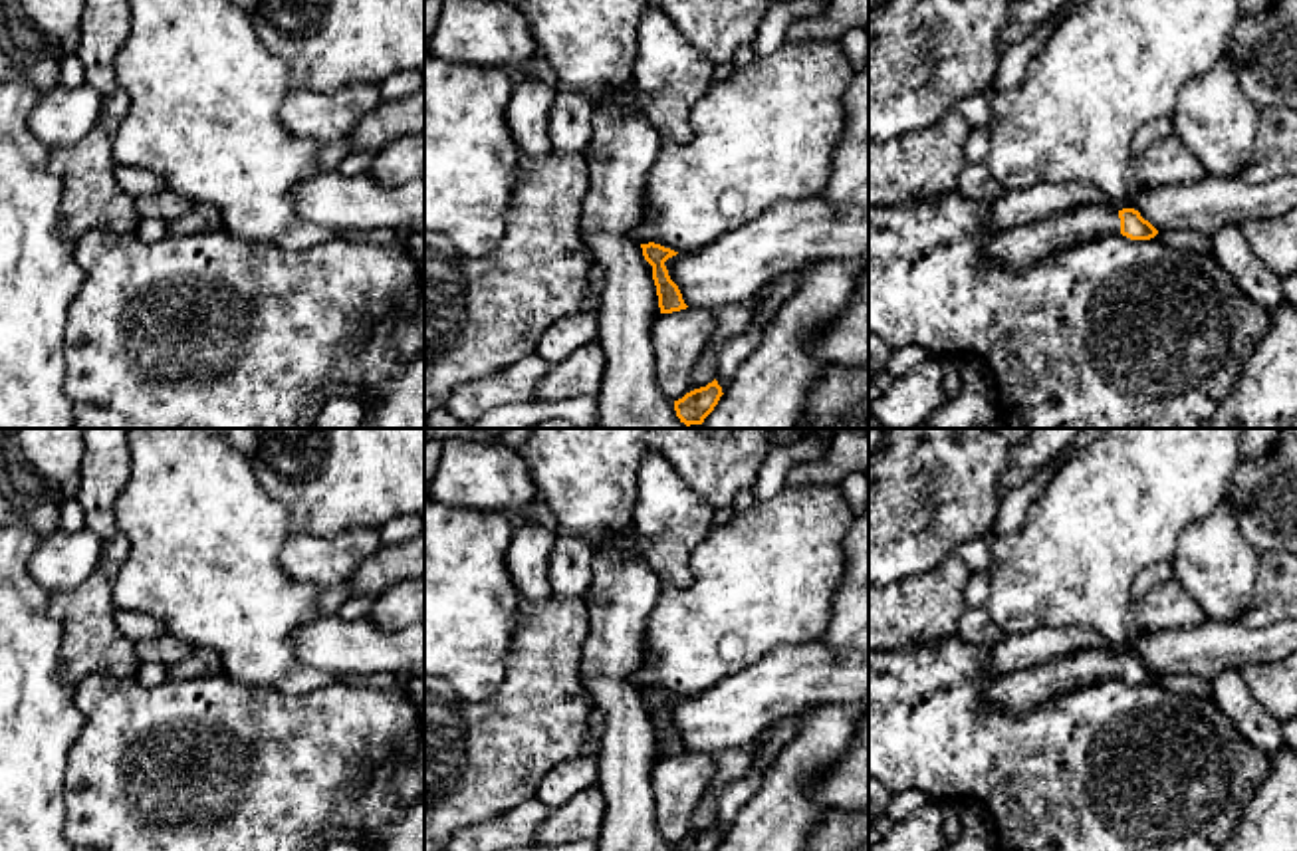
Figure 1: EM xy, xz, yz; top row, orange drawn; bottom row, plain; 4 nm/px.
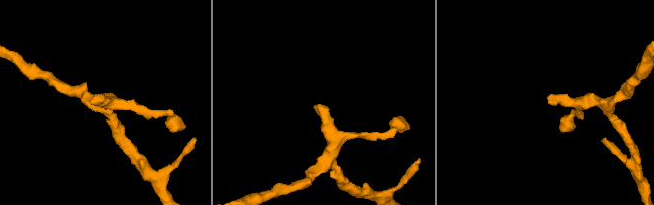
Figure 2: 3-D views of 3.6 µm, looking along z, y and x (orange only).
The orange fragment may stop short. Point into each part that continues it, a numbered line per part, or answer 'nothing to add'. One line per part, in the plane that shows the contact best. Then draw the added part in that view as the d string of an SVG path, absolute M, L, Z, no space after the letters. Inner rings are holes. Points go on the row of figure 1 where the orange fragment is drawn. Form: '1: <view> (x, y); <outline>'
1: yz (1024, 246); M1083 204L998 234L986 256L998 268L1025 270L1057 250L1113 234L1120 234L1119 212L1107 204Z

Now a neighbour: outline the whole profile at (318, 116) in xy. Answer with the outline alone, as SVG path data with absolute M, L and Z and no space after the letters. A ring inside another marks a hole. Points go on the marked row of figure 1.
M353 83L333 93L294 85L278 117L297 137L325 145L349 135L381 101L377 83Z

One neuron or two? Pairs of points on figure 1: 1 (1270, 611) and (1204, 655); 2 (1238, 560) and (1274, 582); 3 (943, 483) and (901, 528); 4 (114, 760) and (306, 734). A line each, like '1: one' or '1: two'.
1: two
2: two
3: one
4: one

